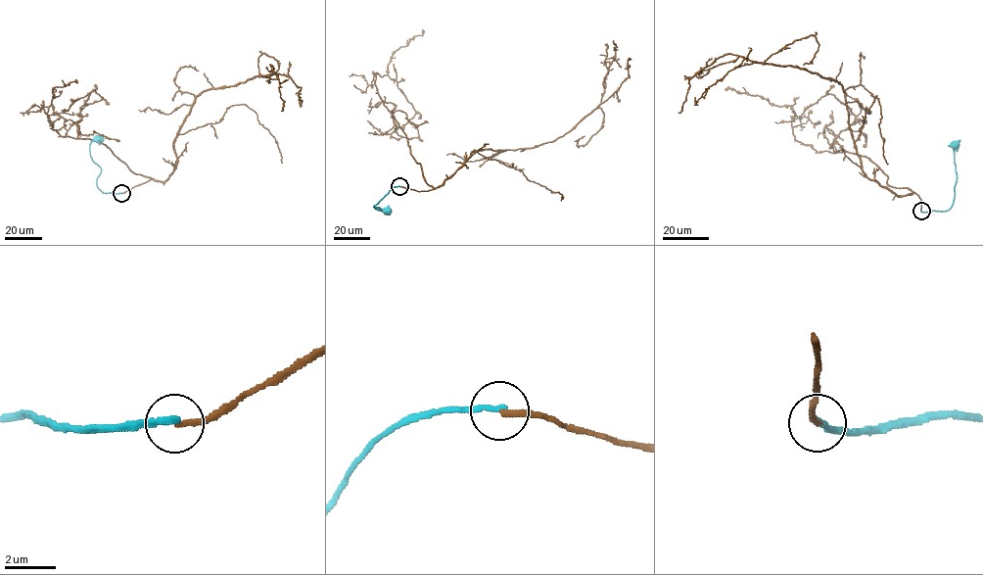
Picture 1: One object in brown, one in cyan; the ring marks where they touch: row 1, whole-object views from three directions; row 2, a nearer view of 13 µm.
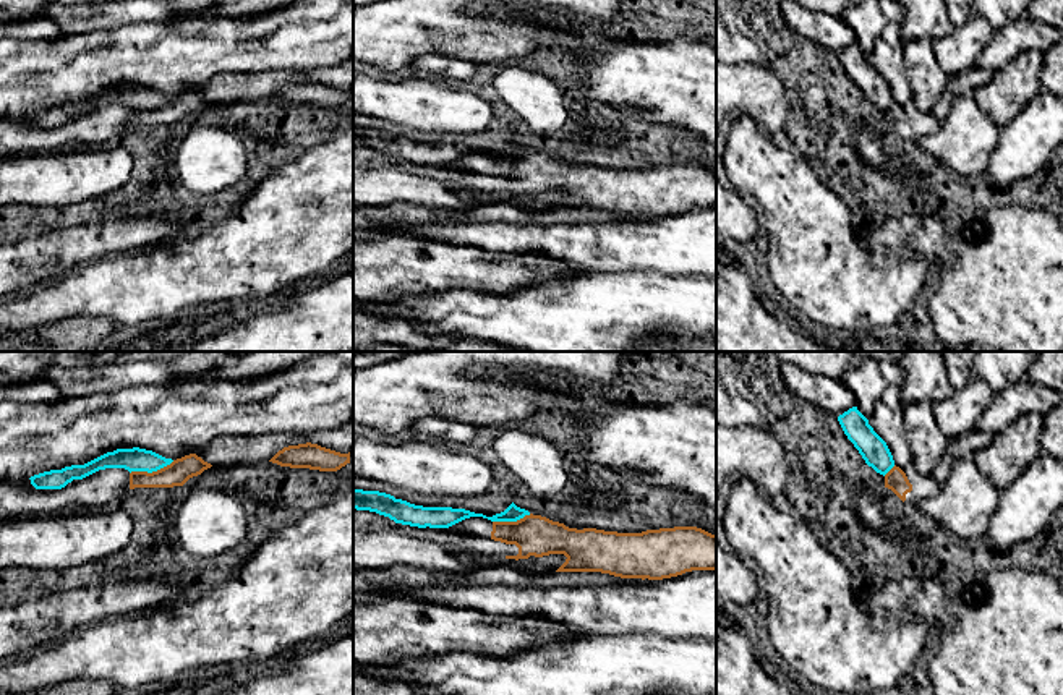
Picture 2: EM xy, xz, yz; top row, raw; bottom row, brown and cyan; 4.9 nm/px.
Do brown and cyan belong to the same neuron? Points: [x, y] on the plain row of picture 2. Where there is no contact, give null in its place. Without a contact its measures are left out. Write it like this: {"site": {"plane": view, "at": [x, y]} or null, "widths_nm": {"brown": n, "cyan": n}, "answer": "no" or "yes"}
{"site": {"plane": "xy", "at": [153, 109]}, "widths_nm": {"brown": 120, "cyan": 120}, "answer": "no"}

